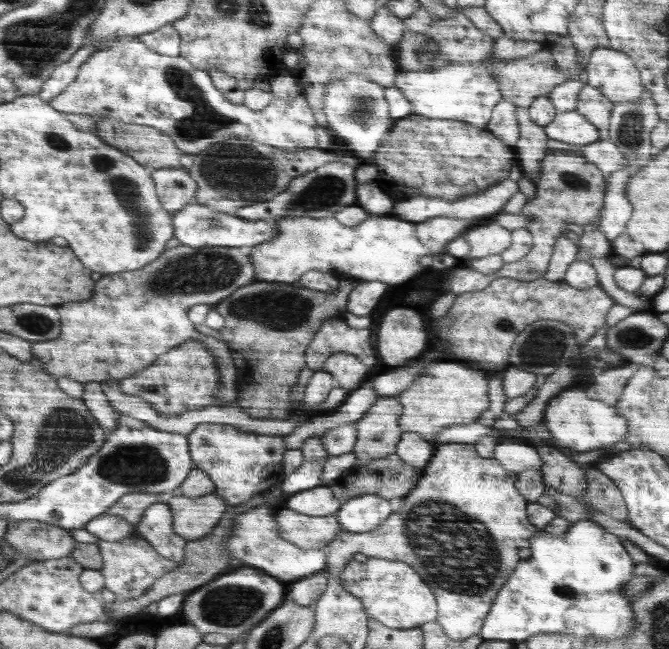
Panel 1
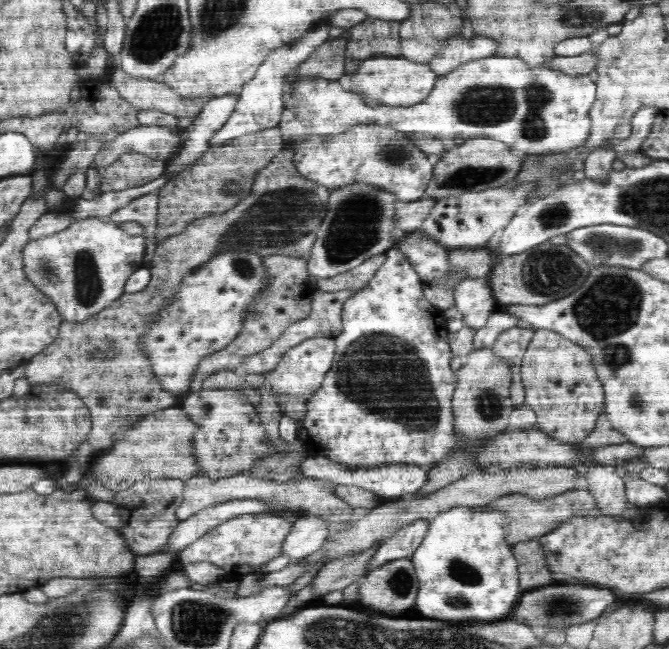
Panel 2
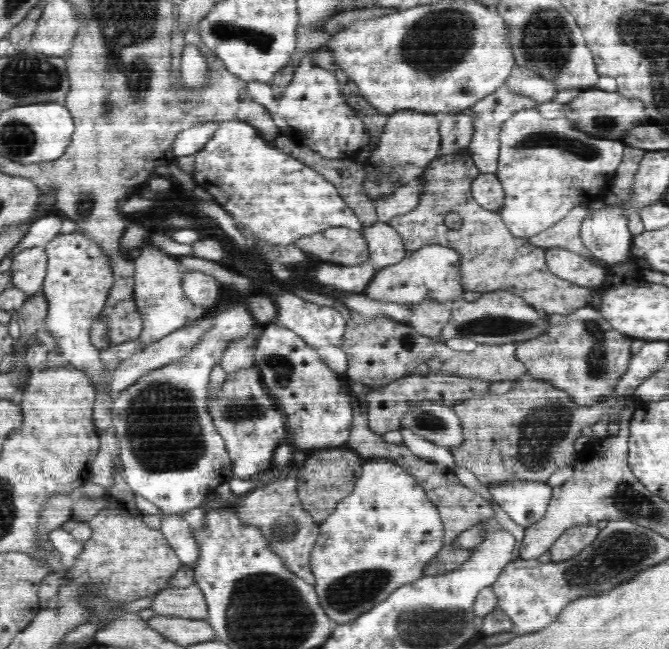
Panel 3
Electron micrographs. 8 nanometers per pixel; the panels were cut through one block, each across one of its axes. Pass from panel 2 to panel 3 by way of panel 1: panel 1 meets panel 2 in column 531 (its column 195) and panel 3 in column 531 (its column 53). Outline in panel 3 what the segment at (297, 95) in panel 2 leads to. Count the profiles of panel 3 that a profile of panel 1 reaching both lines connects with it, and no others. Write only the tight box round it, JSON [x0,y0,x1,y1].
[466,84,540,174]

